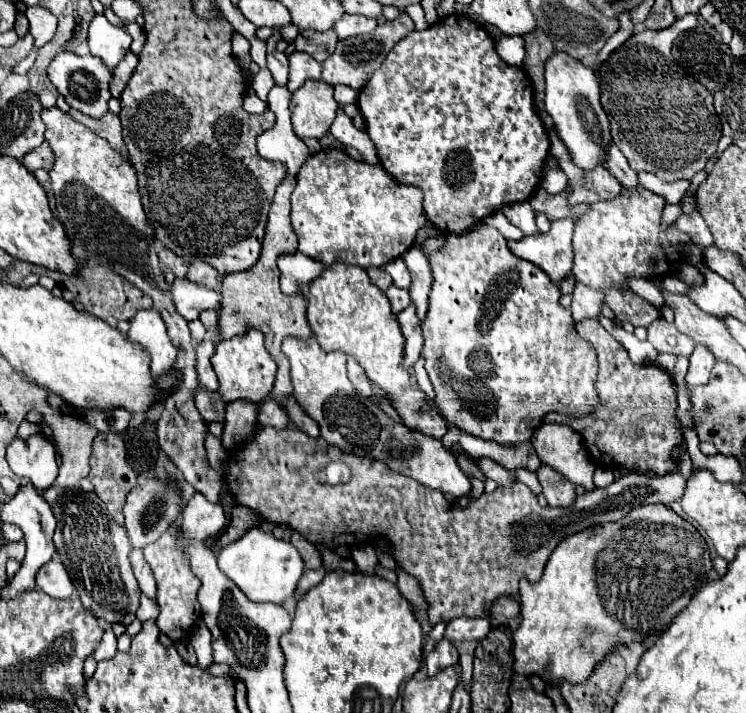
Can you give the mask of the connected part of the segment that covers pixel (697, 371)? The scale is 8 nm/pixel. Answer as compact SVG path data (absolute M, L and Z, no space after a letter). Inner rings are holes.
M696 346L696 350L690 356L690 366L686 374L686 384L688 386L702 386L708 384L710 370L714 366L716 358L712 358L712 352L708 352L704 346Z

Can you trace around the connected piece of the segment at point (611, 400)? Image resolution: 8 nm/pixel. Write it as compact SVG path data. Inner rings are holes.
M586 318L582 322L576 324L576 330L582 338L586 338L588 342L592 342L592 346L598 352L598 364L600 364L600 372L598 372L598 382L596 382L596 390L600 398L600 406L596 408L594 414L584 416L584 418L572 418L566 414L546 414L542 418L542 422L558 422L558 424L568 424L572 426L586 442L586 448L590 450L592 458L600 464L606 466L626 466L630 470L652 470L656 474L666 474L666 472L676 472L678 462L672 458L674 448L678 448L682 444L682 426L676 418L676 388L672 382L672 376L664 370L660 370L660 366L656 364L632 364L632 360L628 358L626 350L622 348L622 344L618 344L594 318Z

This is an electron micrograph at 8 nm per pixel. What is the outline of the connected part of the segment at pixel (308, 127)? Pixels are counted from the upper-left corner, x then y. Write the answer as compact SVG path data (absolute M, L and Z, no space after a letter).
M306 80L290 100L292 126L296 136L322 138L330 130L336 110L338 102L334 100L334 88L322 80Z

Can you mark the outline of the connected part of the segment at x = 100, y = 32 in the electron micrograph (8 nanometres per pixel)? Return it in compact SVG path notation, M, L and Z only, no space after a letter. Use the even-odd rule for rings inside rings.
M96 14L94 20L90 22L88 42L90 52L94 56L104 58L104 64L110 70L114 70L114 66L124 58L126 50L130 48L132 36L122 26L110 24L104 14Z

